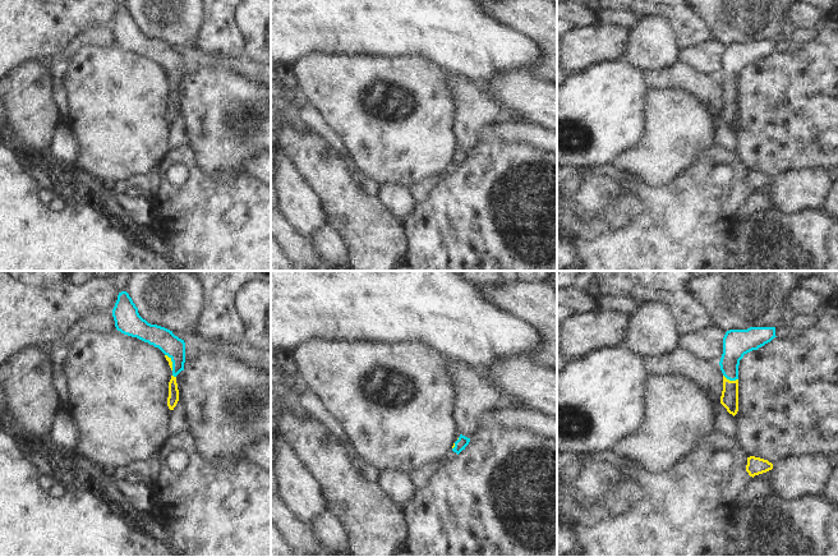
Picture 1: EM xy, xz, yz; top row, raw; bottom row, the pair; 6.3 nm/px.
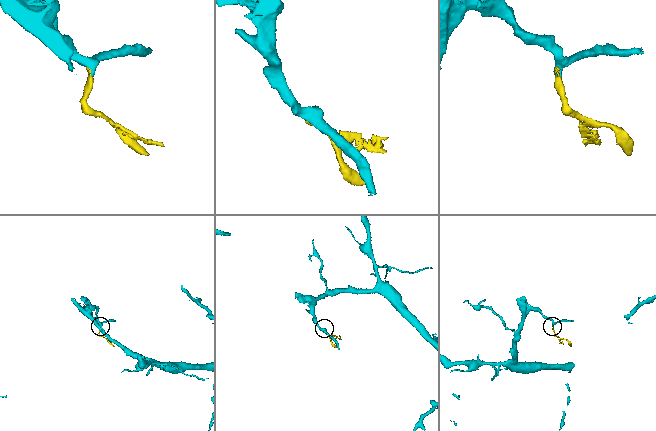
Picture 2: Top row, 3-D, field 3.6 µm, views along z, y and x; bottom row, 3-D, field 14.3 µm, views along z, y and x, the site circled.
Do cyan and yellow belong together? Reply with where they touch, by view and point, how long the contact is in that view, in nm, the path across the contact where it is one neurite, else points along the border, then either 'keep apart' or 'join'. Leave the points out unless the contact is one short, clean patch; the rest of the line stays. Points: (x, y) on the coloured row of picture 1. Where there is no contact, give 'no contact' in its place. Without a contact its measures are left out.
yz (731, 380) | 100 nm | across yz (736, 343), (731, 357), (731, 380), (730, 395) | join

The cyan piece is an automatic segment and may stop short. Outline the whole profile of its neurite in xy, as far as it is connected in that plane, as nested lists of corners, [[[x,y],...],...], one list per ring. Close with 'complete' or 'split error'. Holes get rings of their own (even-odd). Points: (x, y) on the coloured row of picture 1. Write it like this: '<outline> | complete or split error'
[[[126,291],[119,293],[112,309],[112,317],[118,331],[148,342],[149,345],[158,347],[165,354],[172,370],[172,376],[169,382],[167,406],[170,410],[174,410],[179,401],[176,376],[184,370],[185,363],[184,340],[175,336],[172,331],[157,324],[151,324],[143,319]]] | split error

